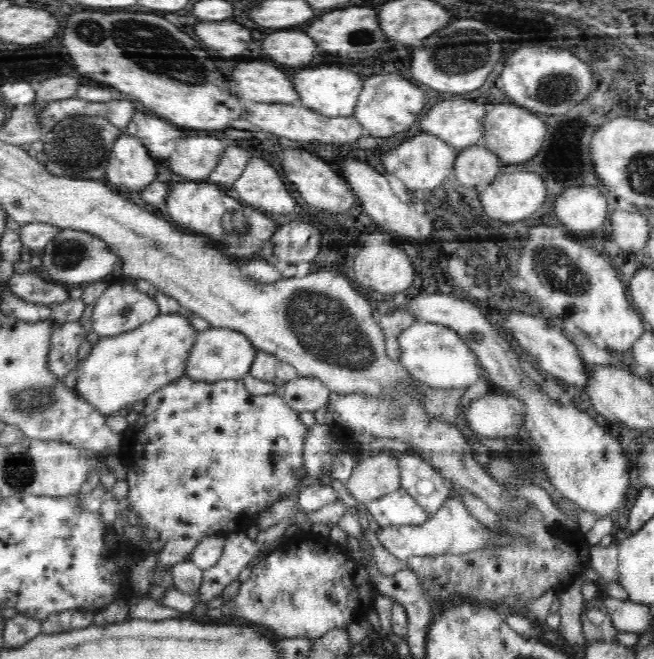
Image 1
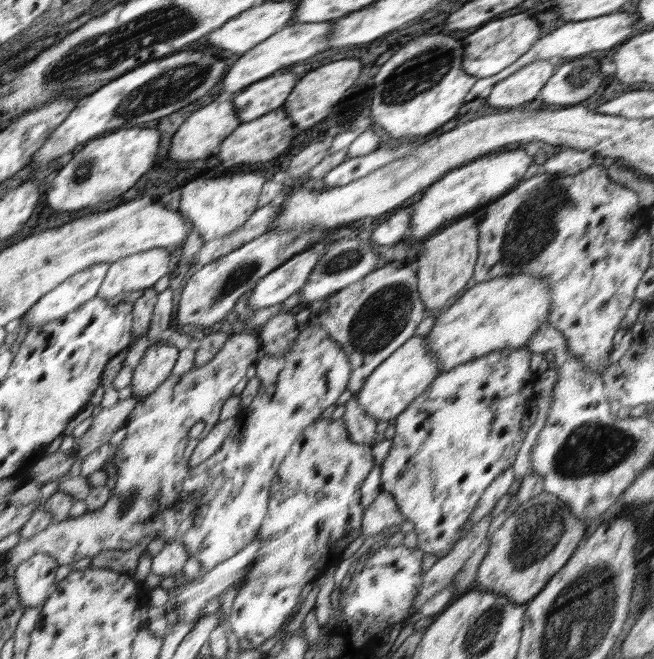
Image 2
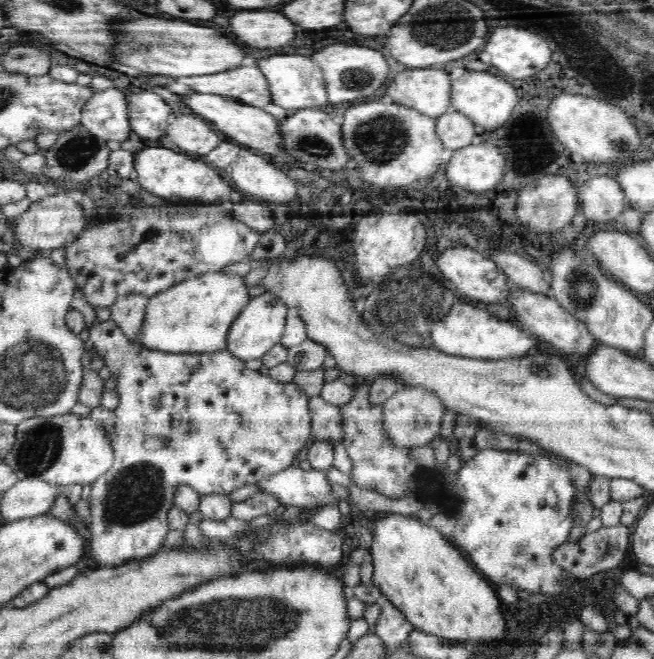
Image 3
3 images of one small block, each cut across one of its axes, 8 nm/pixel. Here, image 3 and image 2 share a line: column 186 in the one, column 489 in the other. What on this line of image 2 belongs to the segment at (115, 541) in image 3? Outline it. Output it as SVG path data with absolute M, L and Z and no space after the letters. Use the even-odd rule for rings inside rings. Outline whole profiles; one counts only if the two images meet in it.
M502 348L489 352L479 359L459 364L457 368L440 374L422 394L419 394L396 418L395 435L391 440L390 452L381 464L381 490L392 494L400 515L406 517L414 523L414 531L417 534L417 546L426 554L435 554L442 558L451 552L452 547L460 540L459 534L463 531L463 526L468 524L472 511L477 507L483 492L494 482L494 479L504 472L516 460L516 454L522 446L522 441L526 436L522 423L530 402L534 400L534 385L532 380L532 370L530 369L530 358L532 352L528 348Z

